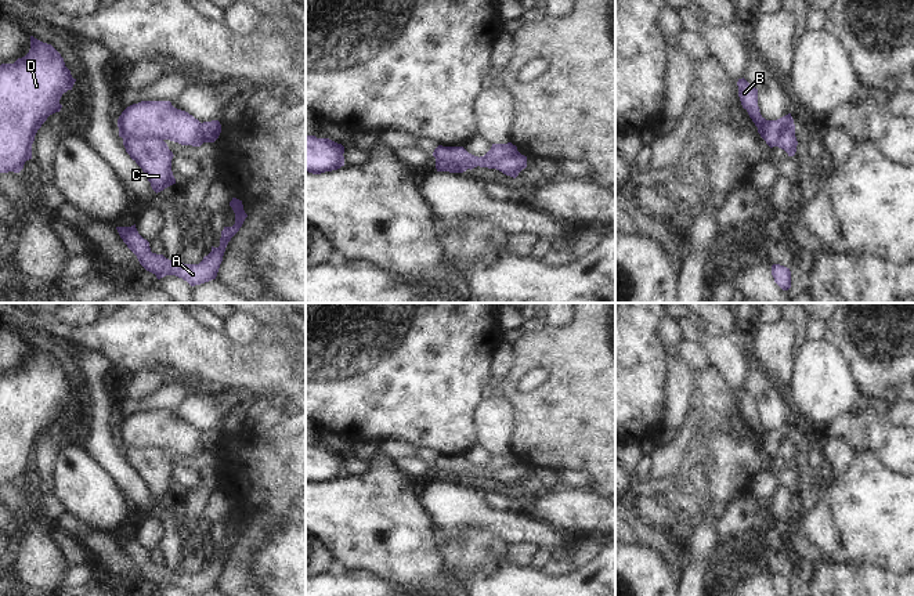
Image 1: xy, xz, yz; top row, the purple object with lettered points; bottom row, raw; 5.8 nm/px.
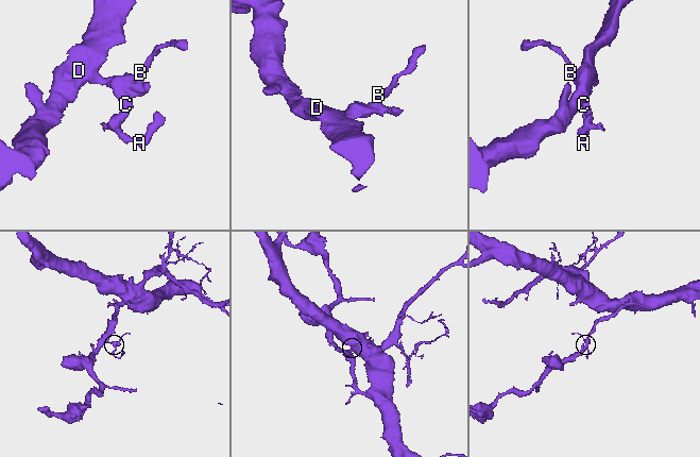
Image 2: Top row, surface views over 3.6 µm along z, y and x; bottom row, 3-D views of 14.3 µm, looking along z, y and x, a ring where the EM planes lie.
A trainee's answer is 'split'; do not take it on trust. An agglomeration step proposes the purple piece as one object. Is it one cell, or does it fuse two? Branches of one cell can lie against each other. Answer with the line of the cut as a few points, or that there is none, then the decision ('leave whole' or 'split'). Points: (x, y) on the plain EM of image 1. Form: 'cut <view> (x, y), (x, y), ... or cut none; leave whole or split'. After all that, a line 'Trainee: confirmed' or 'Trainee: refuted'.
cut xz (436, 468), (444, 472), (473, 473), (476, 476); split
Trainee: confirmed

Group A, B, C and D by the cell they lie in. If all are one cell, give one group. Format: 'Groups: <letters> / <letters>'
Groups: A C / B D

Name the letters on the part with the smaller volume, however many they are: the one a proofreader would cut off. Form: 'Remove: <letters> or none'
Remove: A, C

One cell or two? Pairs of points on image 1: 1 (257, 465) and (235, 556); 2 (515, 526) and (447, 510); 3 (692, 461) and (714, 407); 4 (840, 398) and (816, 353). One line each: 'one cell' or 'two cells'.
1: one cell
2: one cell
3: one cell
4: one cell

